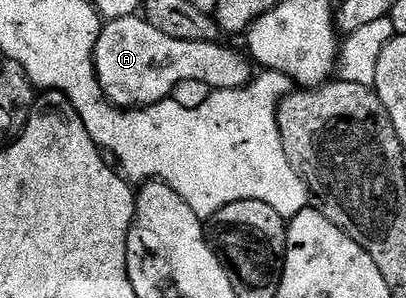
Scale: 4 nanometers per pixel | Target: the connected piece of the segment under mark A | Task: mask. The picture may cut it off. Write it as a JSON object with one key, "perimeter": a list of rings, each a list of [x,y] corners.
{"perimeter":[[[144,16],[120,17],[102,24],[99,39],[93,46],[93,69],[105,100],[123,110],[158,105],[170,98],[173,88],[187,79],[207,83],[213,91],[246,88],[255,77],[250,58],[242,50],[241,54],[239,50],[221,44],[171,39],[171,35],[155,31]]]}

